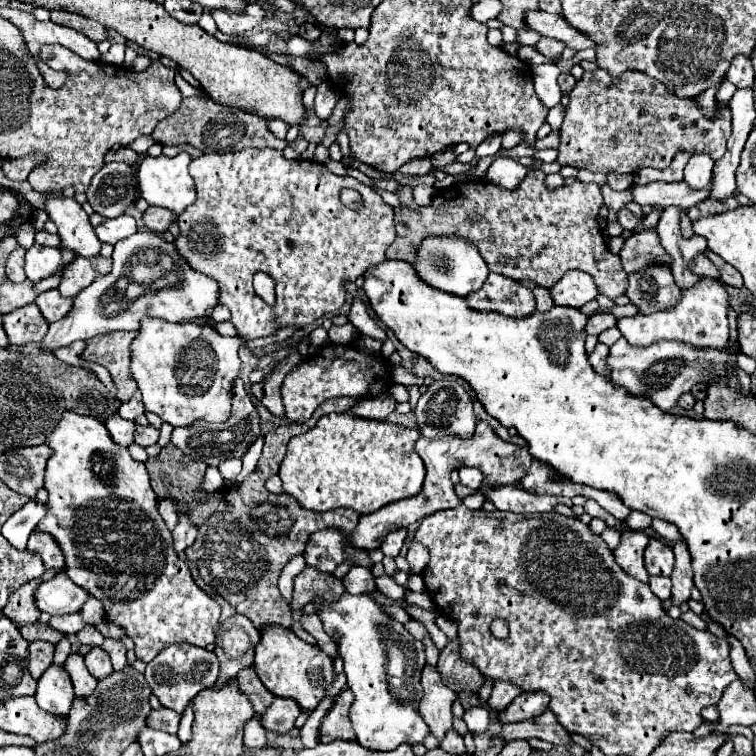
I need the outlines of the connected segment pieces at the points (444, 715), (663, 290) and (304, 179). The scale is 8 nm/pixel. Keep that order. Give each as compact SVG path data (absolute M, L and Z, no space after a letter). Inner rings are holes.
M427 665L423 669L421 685L423 685L423 699L419 703L419 713L423 715L431 733L439 741L443 741L445 733L451 729L451 721L453 721L451 705L455 701L455 693L443 685L439 671Z
M647 265L647 269L629 275L625 295L639 307L639 313L655 313L673 307L681 297L681 289L667 265Z
M243 149L243 151L235 151L235 153L225 153L225 155L201 155L197 159L193 159L189 163L189 173L195 179L195 189L197 189L197 201L187 207L179 217L179 237L175 237L175 247L179 249L179 255L191 265L191 269L195 269L197 273L203 273L215 281L219 281L219 305L225 305L231 311L231 323L237 329L237 335L245 341L249 339L257 339L257 337L269 337L279 333L285 327L305 327L311 325L313 321L317 321L319 317L331 315L335 313L343 303L345 303L345 289L343 283L345 281L355 281L357 277L361 277L369 267L381 263L385 259L385 251L387 247L395 241L395 227L393 227L393 207L387 205L371 187L363 185L361 181L357 181L355 177L349 175L335 175L331 173L323 163L317 161L303 161L303 159L295 159L289 161L281 155L281 151L277 149ZM343 187L351 187L357 189L363 197L363 207L359 211L351 211L347 207L343 207L343 203L339 201L339 191ZM257 271L265 271L275 279L275 305L267 305L259 295L255 295L253 291L253 275Z

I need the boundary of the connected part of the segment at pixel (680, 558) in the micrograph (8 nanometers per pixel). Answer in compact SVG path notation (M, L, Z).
M677 541L673 545L675 551L675 567L671 573L671 581L673 581L673 605L681 605L685 601L689 601L691 597L691 589L693 589L693 569L691 569L691 557L689 557L689 549L683 541Z

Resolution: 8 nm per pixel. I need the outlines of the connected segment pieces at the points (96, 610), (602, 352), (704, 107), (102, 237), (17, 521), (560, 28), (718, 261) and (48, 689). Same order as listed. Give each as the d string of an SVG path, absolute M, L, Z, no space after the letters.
M91 597L83 609L81 609L81 615L85 619L85 623L93 623L93 625L99 625L105 621L105 613L103 613L103 607L99 605L99 601L95 601L95 597Z
M597 343L597 347L593 349L593 353L589 353L589 363L593 365L593 369L595 369L599 375L601 375L601 373L607 375L607 367L605 367L607 355L609 355L609 349L607 349L605 343Z
M719 85L707 89L705 93L701 93L697 97L697 103L699 103L699 107L701 107L701 111L703 111L705 117L713 117L713 113L717 111L717 101L715 101L715 93L717 91L719 91Z
M127 213L115 217L115 219L105 219L105 223L101 223L99 227L95 227L95 233L99 237L99 241L103 243L111 243L115 245L119 239L123 237L129 237L137 231L137 225L135 225L135 219Z
M31 499L25 507L21 507L5 525L3 525L3 537L21 549L25 549L27 539L31 531L39 525L39 521L45 517L47 505L41 501Z
M529 11L525 17L529 29L537 31L543 37L555 37L559 41L563 41L567 47L573 47L577 51L593 47L595 41L591 41L591 37L587 37L585 33L579 33L579 29L571 27L563 15L553 15L553 13L545 13L545 11Z
M709 249L705 251L705 255L719 267L721 281L723 281L725 285L731 285L731 287L741 287L741 285L743 285L743 279L739 277L739 271L737 271L737 269L731 269L731 265L727 265L727 261L723 261L721 257L715 257L715 253L711 253Z
M49 665L47 671L37 681L37 705L43 711L55 713L59 717L67 717L71 709L75 693L71 689L71 679L67 677L65 669L61 665Z

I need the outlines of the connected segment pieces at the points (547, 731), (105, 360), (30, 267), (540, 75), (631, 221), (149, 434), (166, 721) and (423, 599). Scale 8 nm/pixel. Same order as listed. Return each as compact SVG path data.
M551 711L541 713L539 717L521 721L521 723L513 723L513 725L505 725L499 733L499 737L493 739L493 743L511 743L511 741L519 741L519 739L543 739L549 741L553 745L569 745L569 733L567 729L563 729L555 715Z
M111 331L97 337L91 337L87 341L87 349L83 353L83 359L97 361L105 369L109 369L115 385L117 385L117 397L119 401L129 401L131 395L137 391L137 383L129 373L129 343L135 337L131 331Z
M35 243L31 249L27 249L25 255L27 279L39 283L47 277L53 277L55 273L59 273L59 265L63 265L63 257L61 249L57 247L43 247Z
M543 63L543 65L535 65L533 73L535 73L533 83L535 83L535 91L537 91L539 99L549 109L559 105L559 101L561 101L561 89L557 83L557 77L561 75L559 67L555 63Z
M621 207L619 213L617 213L617 223L619 223L623 229L633 231L633 229L641 223L641 219L637 219L637 217L627 209L627 207Z
M137 425L137 429L135 429L135 443L137 443L137 445L149 447L149 445L157 443L157 439L159 439L159 429L155 429L155 427L151 427L151 425L147 425L147 427Z
M161 707L161 709L153 711L153 713L147 717L147 727L159 729L159 731L165 731L165 733L171 733L171 735L177 735L181 717L183 717L181 713L173 713L171 709Z
M407 591L407 593L405 593L405 599L407 599L409 603L415 603L415 605L419 605L419 607L433 605L433 601L431 601L431 597L429 597L427 593L413 593L413 591Z

